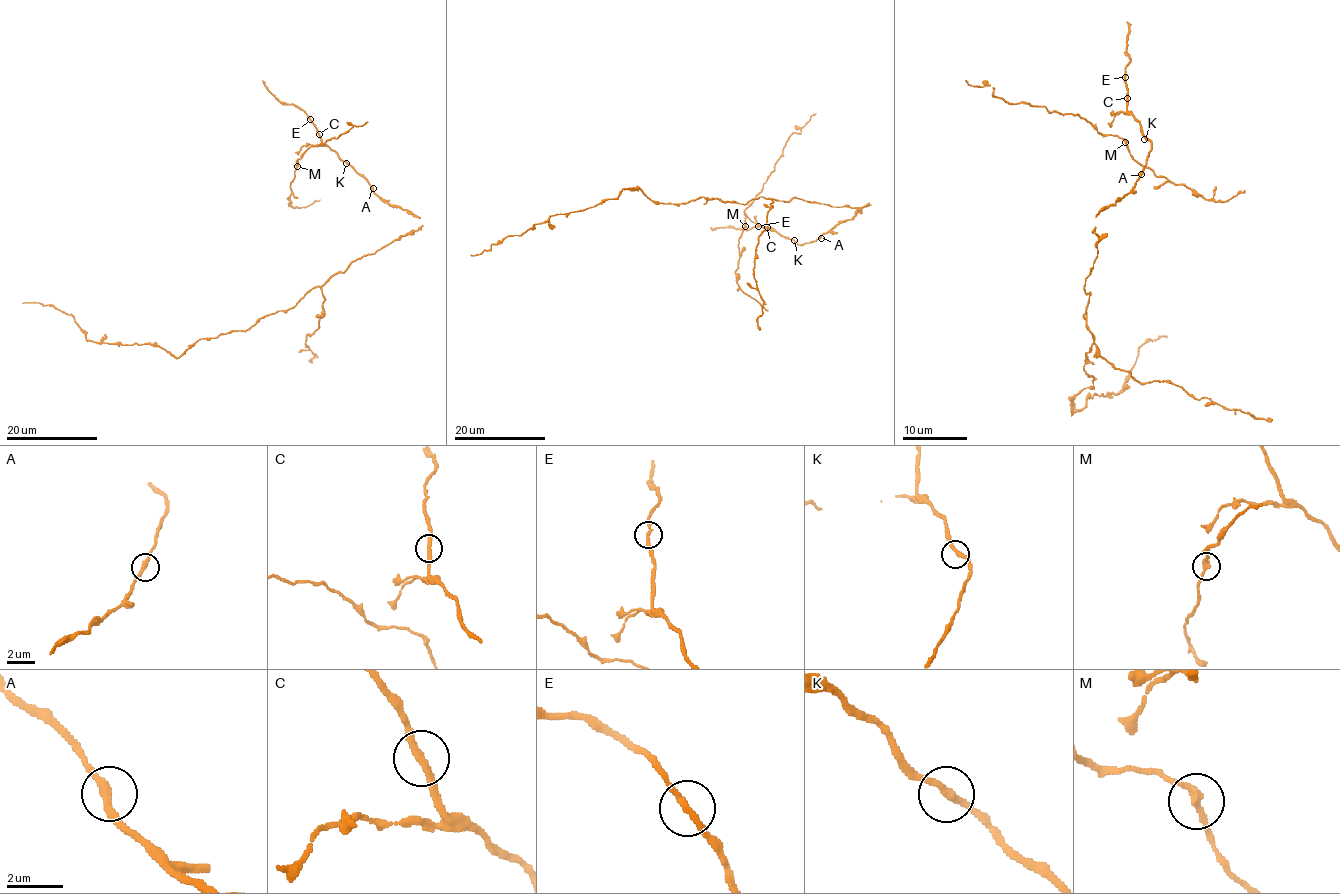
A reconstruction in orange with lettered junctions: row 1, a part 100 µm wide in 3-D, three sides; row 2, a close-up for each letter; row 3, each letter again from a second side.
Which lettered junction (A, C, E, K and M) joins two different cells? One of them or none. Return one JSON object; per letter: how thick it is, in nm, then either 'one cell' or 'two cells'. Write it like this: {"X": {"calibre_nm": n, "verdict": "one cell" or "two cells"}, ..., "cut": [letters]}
{"A": {"calibre_nm": 280, "verdict": "one cell"}, "C": {"calibre_nm": 240, "verdict": "one cell"}, "E": {"calibre_nm": 220, "verdict": "one cell"}, "K": {"calibre_nm": 240, "verdict": "one cell"}, "M": {"calibre_nm": 280, "verdict": "one cell"}, "cut": []}

